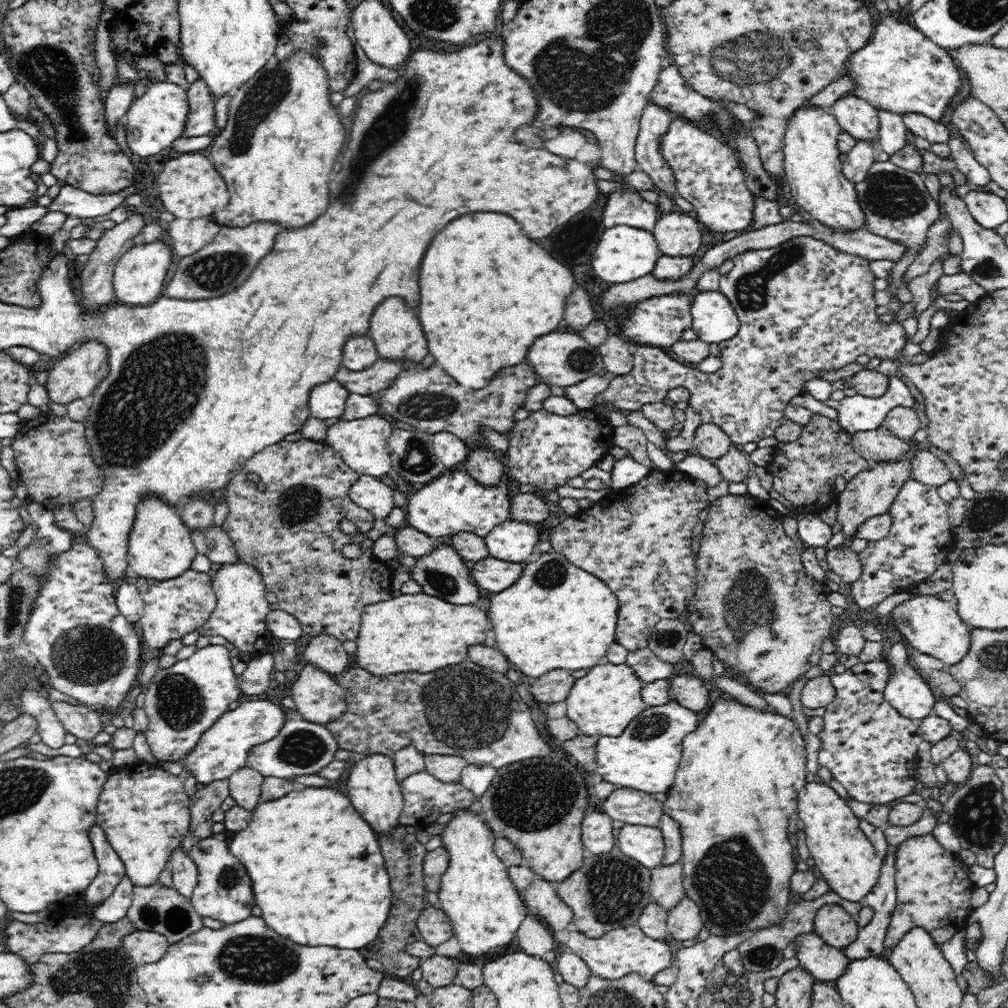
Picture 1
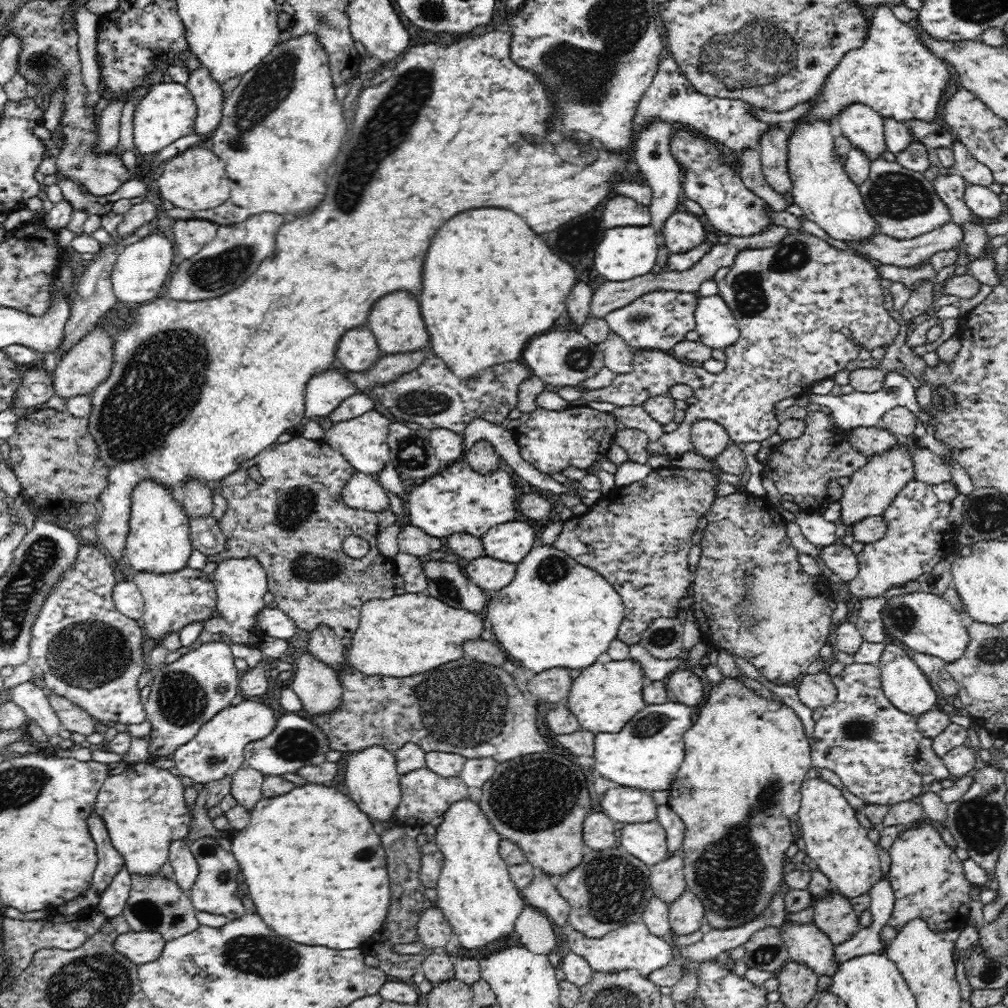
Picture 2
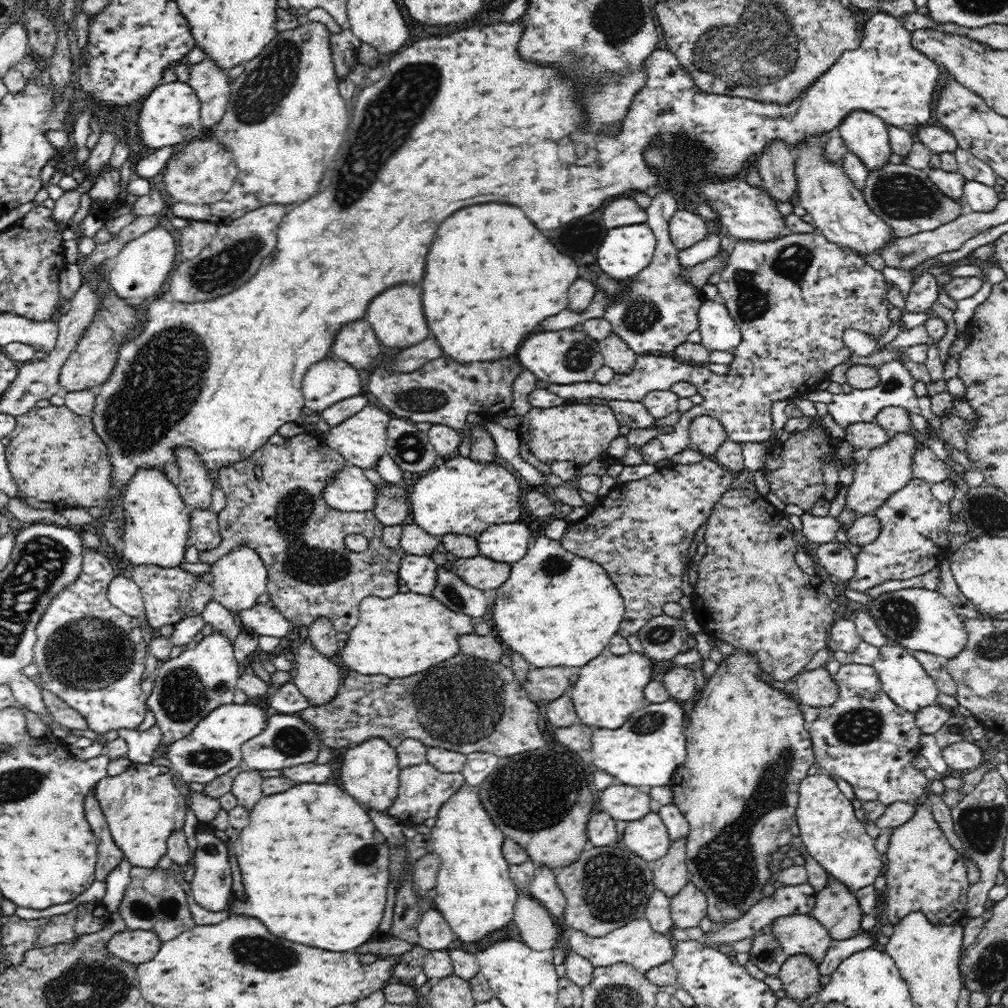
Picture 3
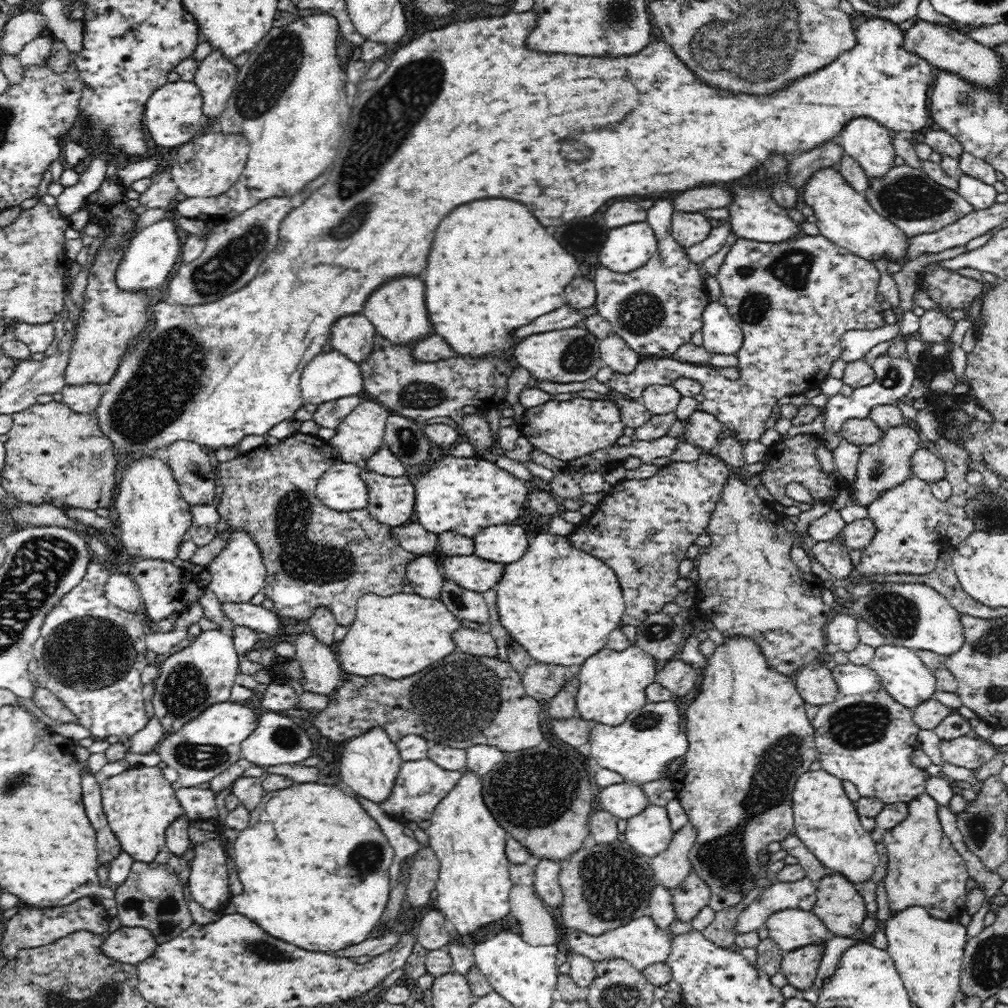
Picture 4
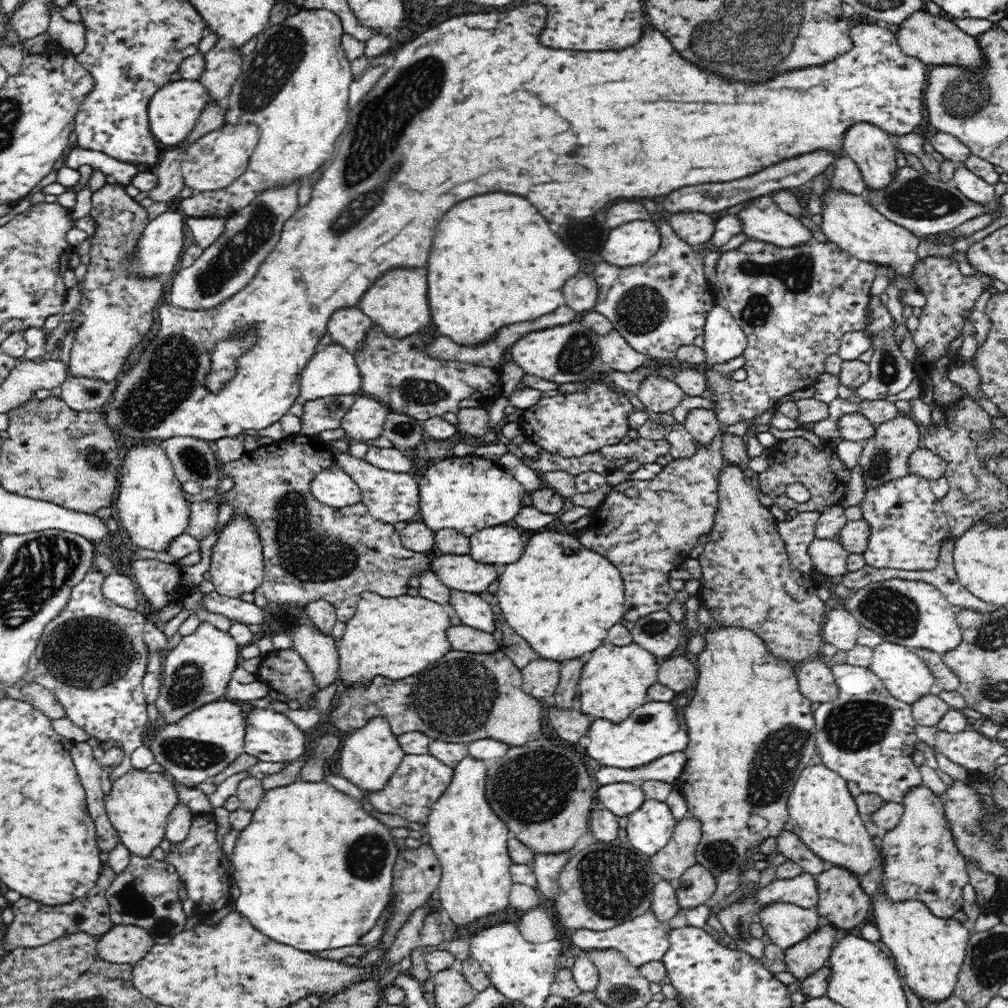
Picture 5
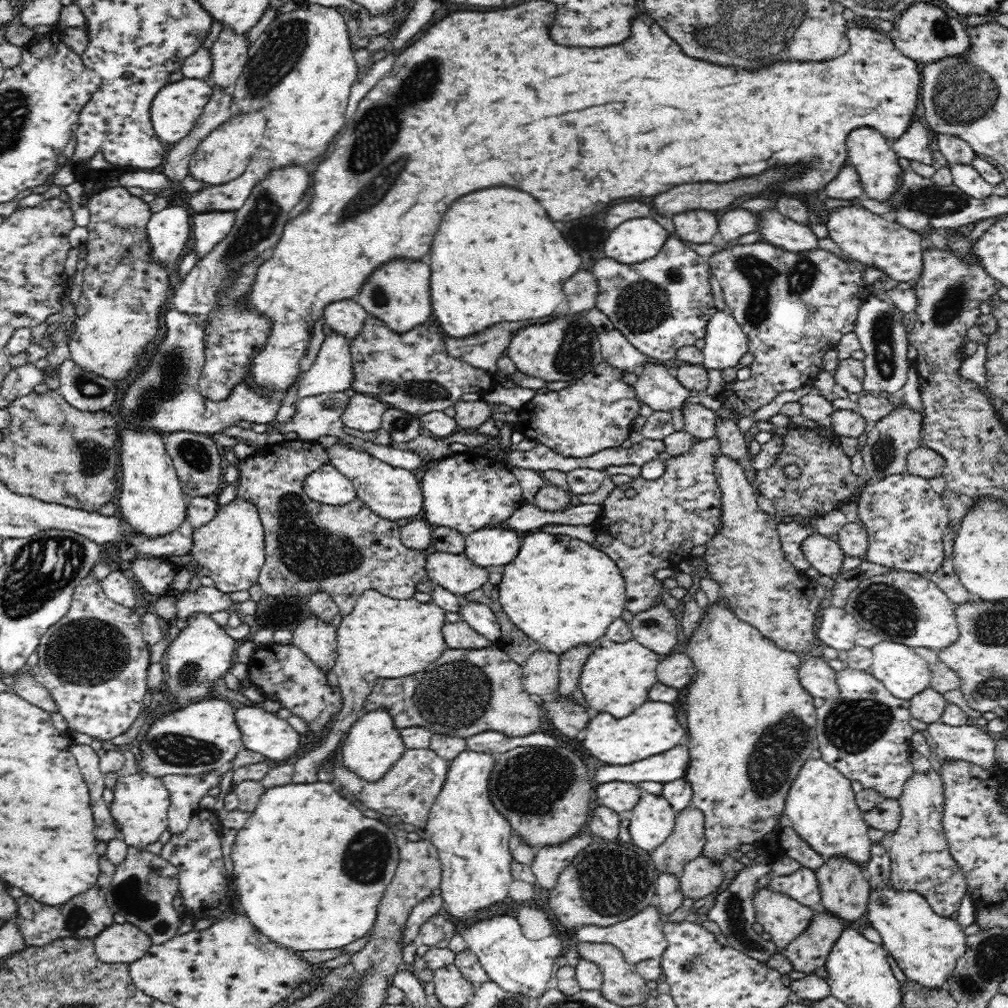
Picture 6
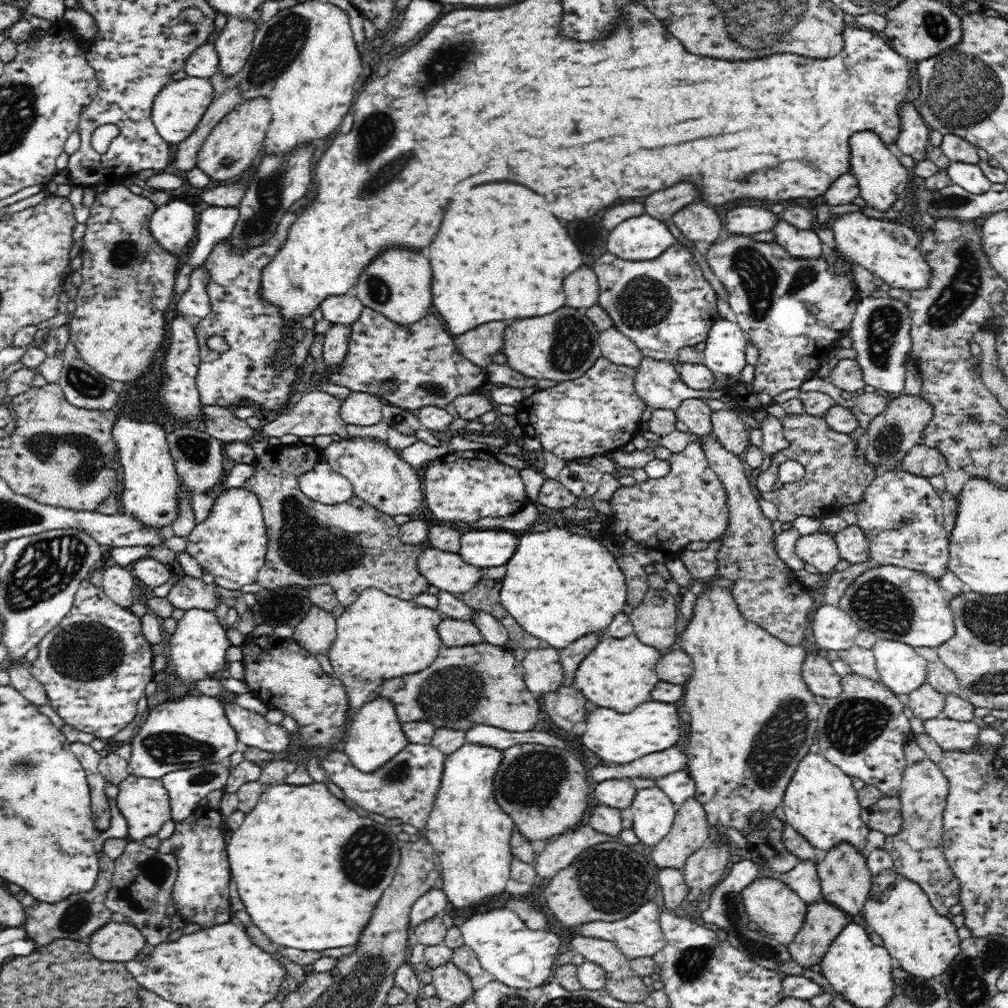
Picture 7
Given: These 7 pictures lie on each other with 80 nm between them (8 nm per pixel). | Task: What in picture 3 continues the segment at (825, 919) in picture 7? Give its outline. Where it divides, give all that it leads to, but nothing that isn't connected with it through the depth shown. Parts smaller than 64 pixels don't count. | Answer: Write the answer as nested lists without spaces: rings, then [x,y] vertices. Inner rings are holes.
[[[794,955],[783,964],[777,977],[782,981],[782,990],[786,992],[786,998],[794,1000],[799,1004],[804,1004],[806,999],[819,993],[820,976],[819,968],[814,962],[811,962],[808,956]]]

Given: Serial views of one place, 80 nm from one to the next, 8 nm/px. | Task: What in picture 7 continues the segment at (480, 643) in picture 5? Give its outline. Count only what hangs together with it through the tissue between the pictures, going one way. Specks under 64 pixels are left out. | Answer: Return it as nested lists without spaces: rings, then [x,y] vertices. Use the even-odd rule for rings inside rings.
[[[442,620],[437,630],[444,647],[472,646],[485,642],[483,634],[471,620]]]

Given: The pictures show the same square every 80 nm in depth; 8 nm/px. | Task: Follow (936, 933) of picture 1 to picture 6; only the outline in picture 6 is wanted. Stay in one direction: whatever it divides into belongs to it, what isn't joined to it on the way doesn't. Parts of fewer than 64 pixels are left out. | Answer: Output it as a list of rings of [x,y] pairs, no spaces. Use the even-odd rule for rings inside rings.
[[[930,770],[926,773],[916,771],[905,783],[899,798],[901,819],[894,832],[885,833],[881,844],[890,857],[890,885],[894,891],[916,891],[928,901],[932,910],[940,916],[950,917],[960,908],[960,902],[968,887],[967,878],[961,866],[950,854],[949,844],[943,827],[943,810],[945,805],[944,789],[941,775]]]

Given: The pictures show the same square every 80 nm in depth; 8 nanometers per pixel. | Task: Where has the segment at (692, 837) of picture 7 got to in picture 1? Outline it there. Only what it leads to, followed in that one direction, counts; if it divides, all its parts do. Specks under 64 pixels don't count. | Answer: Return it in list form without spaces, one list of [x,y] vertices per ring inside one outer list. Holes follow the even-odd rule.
[[[682,863],[651,869],[649,891],[652,902],[658,903],[667,911],[674,908],[685,897]]]

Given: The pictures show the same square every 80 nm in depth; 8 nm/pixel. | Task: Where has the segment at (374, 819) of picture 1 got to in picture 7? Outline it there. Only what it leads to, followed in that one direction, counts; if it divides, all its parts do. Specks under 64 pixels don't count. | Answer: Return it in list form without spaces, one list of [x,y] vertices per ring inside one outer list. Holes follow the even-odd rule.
[[[382,697],[372,699],[355,712],[354,718],[347,726],[347,736],[344,740],[343,752],[348,756],[349,762],[366,774],[373,773],[392,761],[408,744],[392,701]]]

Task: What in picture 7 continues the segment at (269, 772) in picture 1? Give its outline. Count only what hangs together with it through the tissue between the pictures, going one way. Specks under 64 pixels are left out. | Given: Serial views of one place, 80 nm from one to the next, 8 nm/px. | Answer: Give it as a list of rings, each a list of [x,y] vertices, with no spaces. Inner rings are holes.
[[[225,704],[230,724],[237,732],[241,747],[254,747],[280,755],[292,746],[290,733],[280,723],[269,722],[264,714],[235,704]]]

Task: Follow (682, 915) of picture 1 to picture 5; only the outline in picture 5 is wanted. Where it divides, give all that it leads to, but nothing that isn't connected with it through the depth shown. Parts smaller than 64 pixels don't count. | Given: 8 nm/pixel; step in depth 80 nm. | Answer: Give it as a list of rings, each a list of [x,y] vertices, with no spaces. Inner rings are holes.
[[[698,863],[688,868],[680,878],[671,880],[670,884],[674,887],[678,907],[687,911],[706,904],[716,890],[712,873]]]

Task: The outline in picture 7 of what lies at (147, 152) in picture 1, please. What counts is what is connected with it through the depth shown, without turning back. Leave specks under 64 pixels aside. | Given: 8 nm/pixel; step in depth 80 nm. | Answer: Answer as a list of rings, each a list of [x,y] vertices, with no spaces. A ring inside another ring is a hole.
[[[186,77],[184,80],[170,80],[156,95],[151,110],[158,135],[173,147],[186,140],[198,126],[212,98],[214,98],[214,89],[209,79]]]

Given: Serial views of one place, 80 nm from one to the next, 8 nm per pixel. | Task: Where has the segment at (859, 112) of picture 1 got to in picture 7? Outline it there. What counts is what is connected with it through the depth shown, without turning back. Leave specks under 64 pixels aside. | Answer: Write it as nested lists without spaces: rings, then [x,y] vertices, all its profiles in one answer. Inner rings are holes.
[[[872,130],[852,134],[849,139],[849,161],[851,173],[857,178],[860,196],[880,212],[886,212],[896,199],[905,193],[908,184],[908,170],[898,161],[898,154],[893,147]]]

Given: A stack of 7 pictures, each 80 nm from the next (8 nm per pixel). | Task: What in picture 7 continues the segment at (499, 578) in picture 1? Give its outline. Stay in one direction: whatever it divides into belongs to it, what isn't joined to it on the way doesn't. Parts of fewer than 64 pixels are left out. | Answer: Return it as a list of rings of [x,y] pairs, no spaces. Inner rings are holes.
[[[424,546],[419,571],[431,586],[454,595],[468,592],[484,577],[483,569],[464,562],[460,554]]]

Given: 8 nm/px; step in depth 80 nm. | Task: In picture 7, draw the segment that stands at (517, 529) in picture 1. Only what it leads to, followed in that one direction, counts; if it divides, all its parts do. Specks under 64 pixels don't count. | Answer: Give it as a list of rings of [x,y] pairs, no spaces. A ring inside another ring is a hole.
[[[489,528],[464,533],[460,546],[460,557],[482,569],[508,563],[518,550],[519,538],[507,530]]]

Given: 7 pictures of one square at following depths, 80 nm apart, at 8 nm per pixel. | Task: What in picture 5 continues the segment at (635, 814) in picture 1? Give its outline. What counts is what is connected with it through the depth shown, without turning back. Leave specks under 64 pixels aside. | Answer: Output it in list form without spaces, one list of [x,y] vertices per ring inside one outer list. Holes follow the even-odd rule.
[[[629,782],[605,784],[597,791],[600,808],[618,816],[628,816],[636,812],[645,801],[641,787]]]

